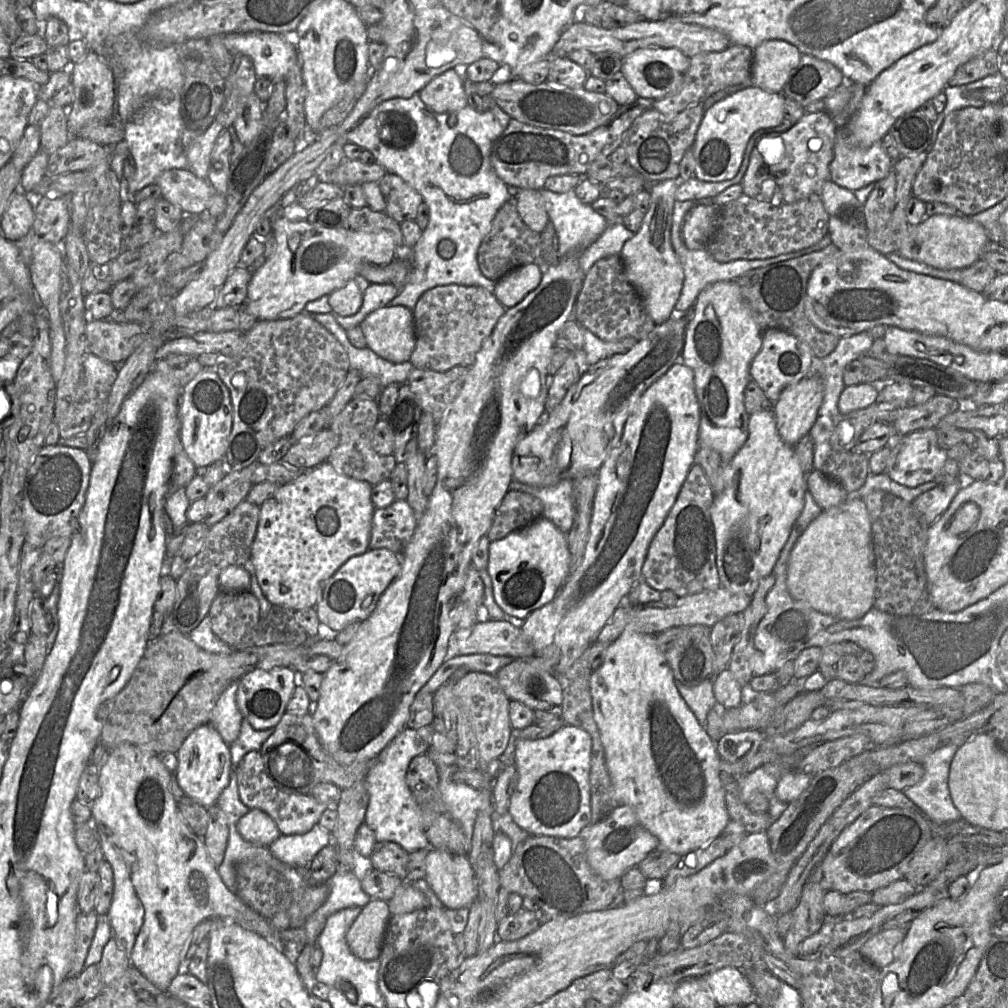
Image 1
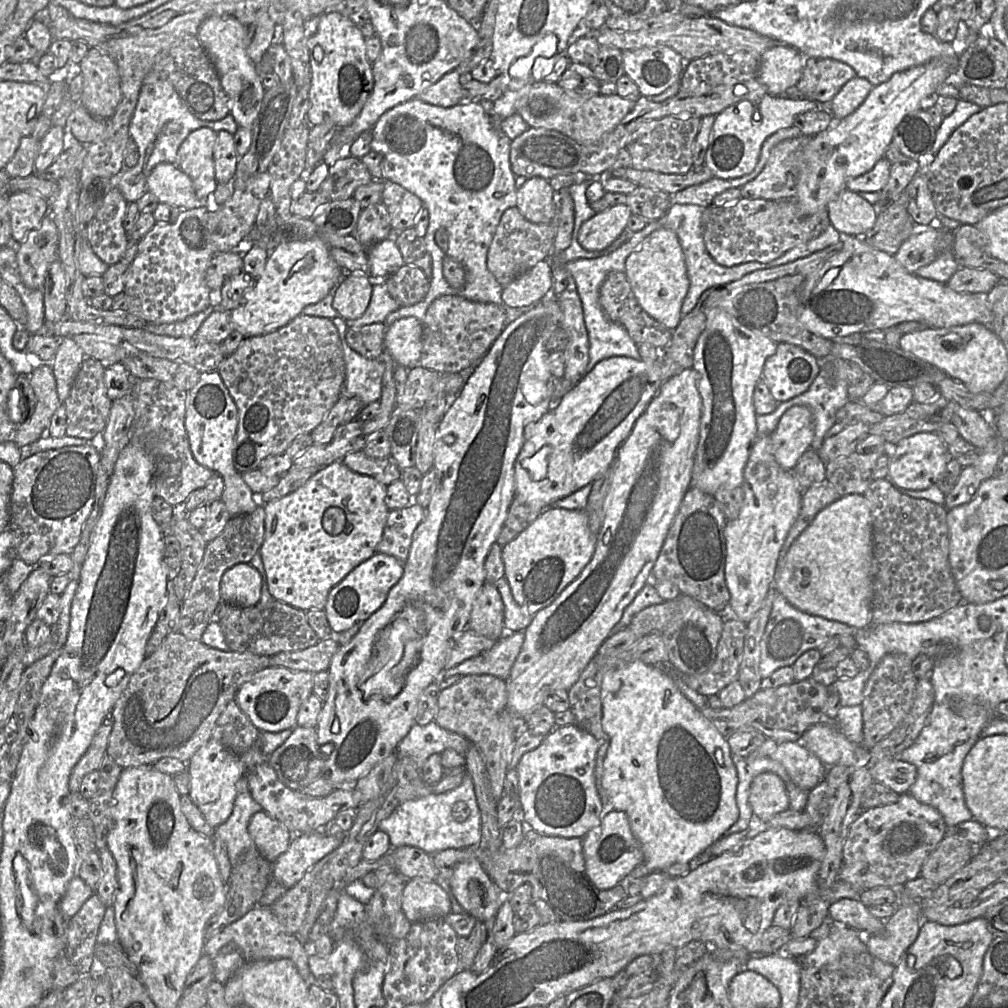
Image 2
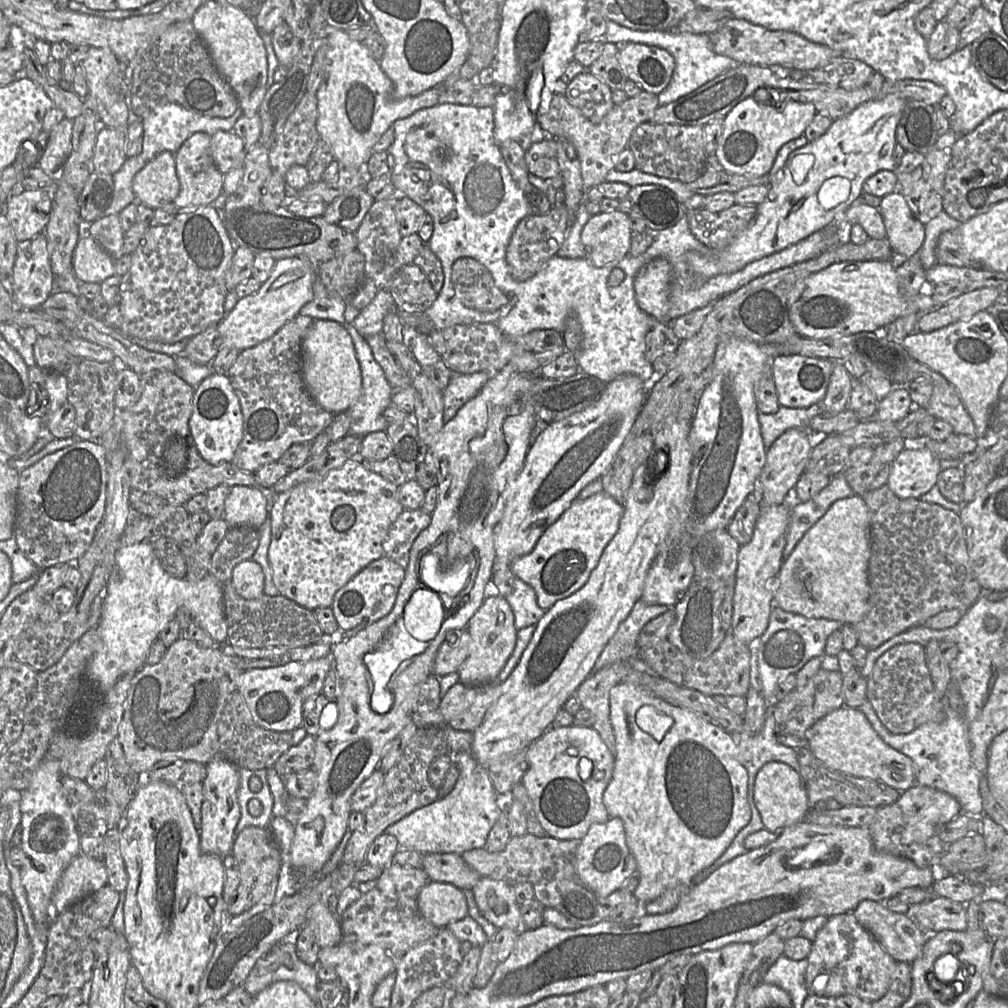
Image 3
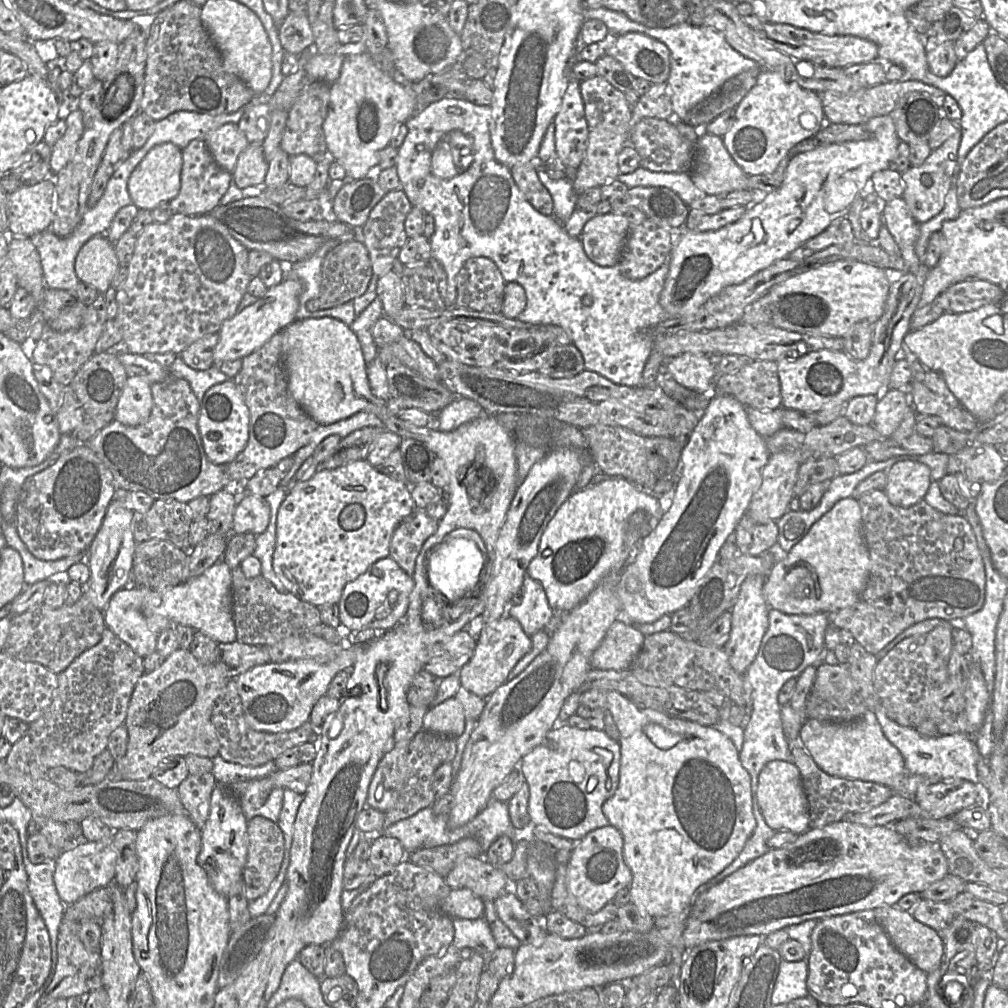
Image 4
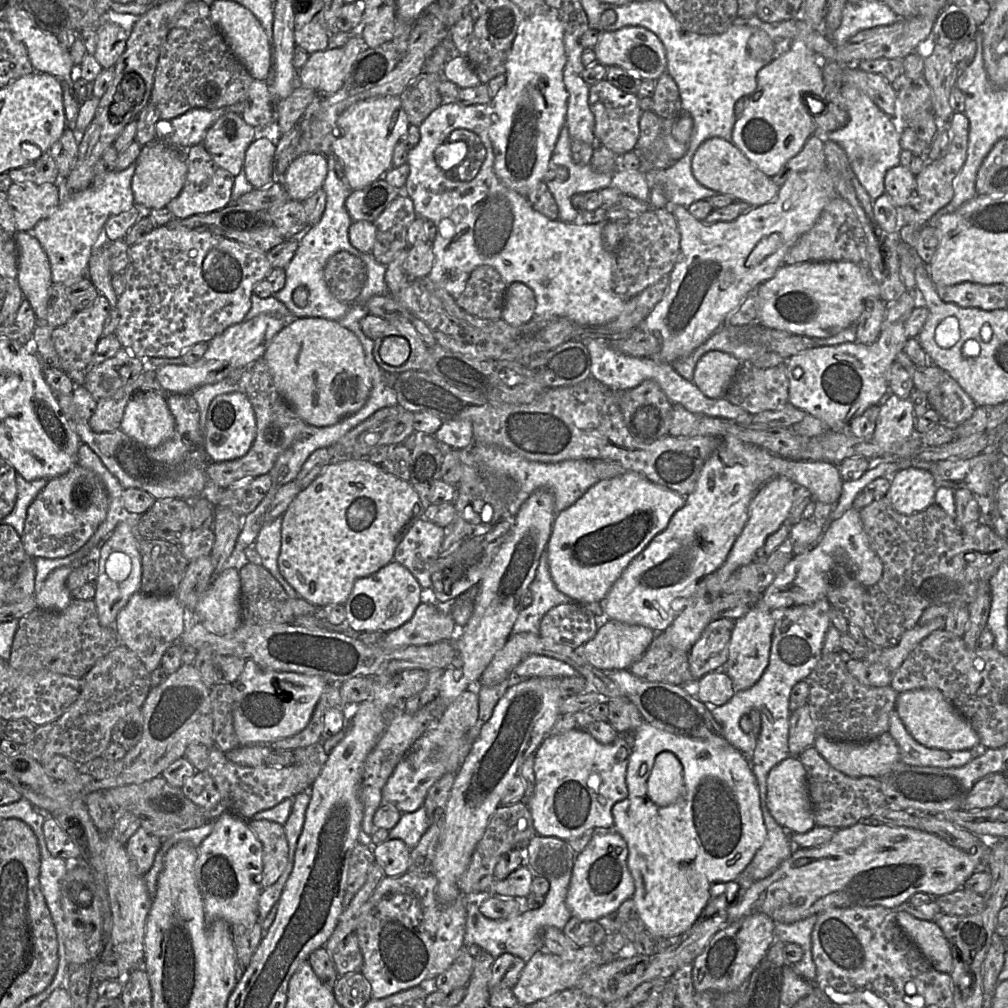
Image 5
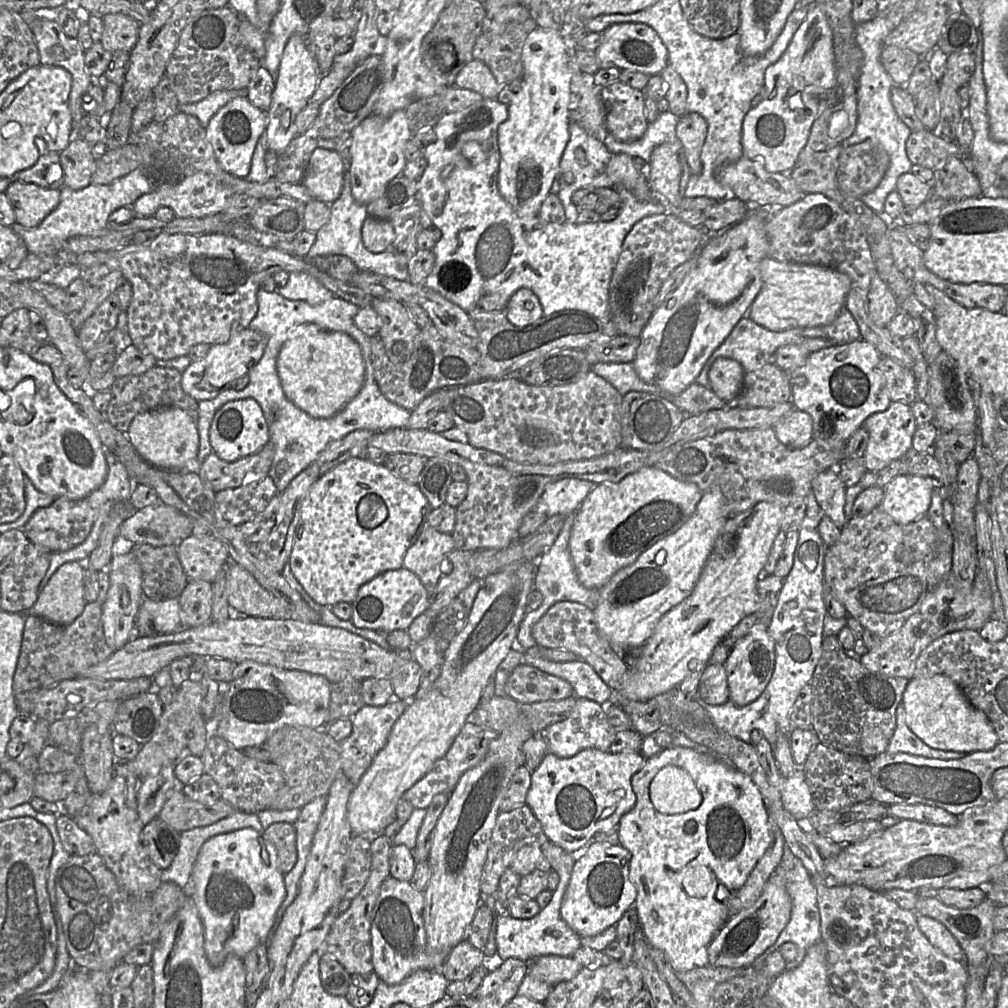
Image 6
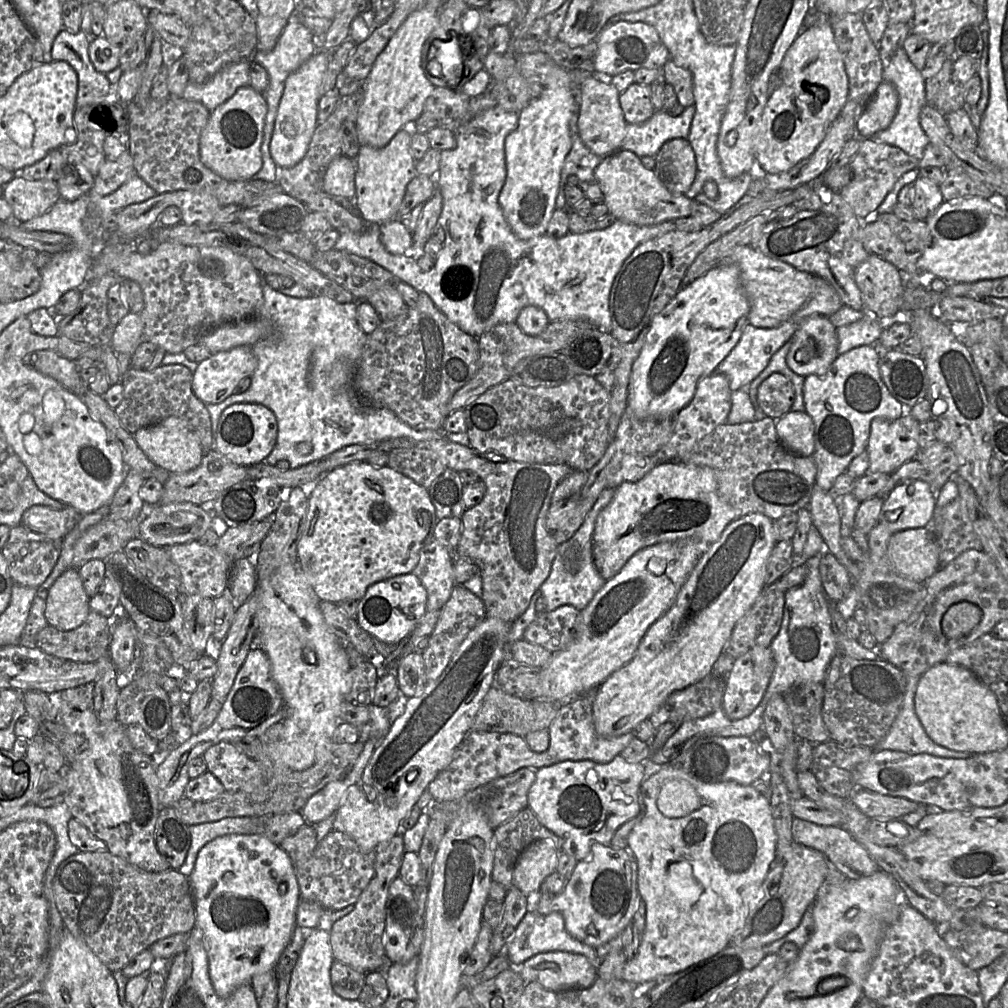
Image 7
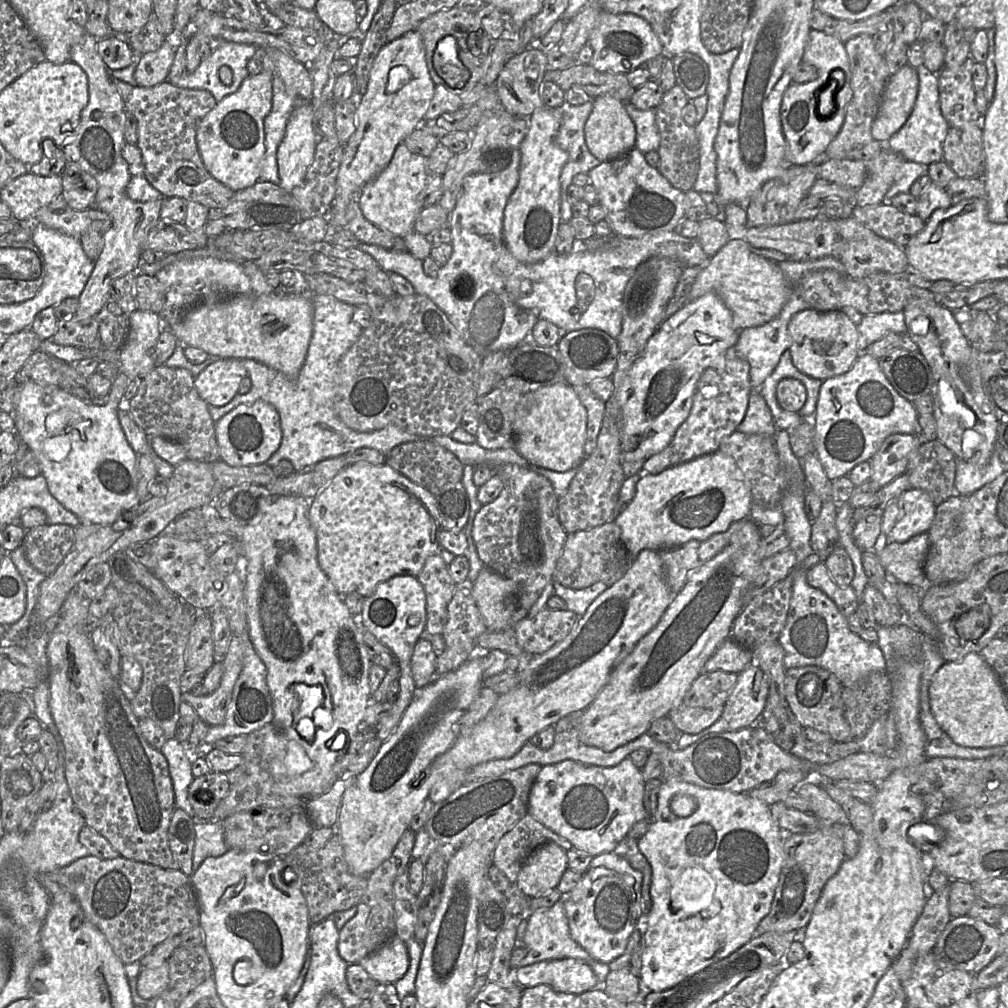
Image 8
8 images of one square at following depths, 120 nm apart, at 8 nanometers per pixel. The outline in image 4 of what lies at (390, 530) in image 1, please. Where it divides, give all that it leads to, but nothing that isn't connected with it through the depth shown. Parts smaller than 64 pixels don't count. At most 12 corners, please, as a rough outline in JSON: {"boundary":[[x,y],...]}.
{"boundary":[[415,510],[396,527],[389,557],[410,577],[438,522]]}

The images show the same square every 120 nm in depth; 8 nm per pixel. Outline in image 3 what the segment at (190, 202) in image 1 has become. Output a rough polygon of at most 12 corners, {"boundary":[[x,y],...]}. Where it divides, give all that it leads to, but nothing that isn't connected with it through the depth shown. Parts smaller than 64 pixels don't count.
{"boundary":[[164,151],[133,178],[137,202],[152,209],[180,191],[175,154]]}

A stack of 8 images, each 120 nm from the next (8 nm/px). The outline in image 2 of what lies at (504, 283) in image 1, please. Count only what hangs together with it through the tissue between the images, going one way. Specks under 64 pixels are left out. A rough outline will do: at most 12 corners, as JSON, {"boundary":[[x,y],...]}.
{"boundary":[[550,261],[502,290],[502,304],[532,306],[552,290]]}

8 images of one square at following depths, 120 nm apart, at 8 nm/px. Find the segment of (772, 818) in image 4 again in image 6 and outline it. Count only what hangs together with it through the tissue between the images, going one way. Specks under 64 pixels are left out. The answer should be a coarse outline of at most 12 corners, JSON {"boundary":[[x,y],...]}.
{"boundary":[[803,768],[785,778],[781,799],[797,821],[816,810]]}

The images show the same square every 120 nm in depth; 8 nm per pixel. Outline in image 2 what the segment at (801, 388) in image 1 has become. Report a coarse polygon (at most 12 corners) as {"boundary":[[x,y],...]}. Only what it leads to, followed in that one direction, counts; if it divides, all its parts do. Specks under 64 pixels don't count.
{"boundary":[[812,411],[781,416],[770,437],[775,461],[791,471],[814,437]]}

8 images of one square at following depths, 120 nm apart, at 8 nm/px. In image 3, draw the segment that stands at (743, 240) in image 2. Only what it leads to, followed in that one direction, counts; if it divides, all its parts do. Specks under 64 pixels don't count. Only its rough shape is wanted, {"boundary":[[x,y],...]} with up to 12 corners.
{"boundary":[[756,206],[686,217],[692,234],[719,253],[752,223]]}

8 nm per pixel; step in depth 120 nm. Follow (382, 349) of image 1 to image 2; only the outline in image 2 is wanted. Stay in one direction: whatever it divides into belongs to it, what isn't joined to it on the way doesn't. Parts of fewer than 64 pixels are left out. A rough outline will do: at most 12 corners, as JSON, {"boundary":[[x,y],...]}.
{"boundary":[[405,317],[388,325],[385,353],[407,369],[419,366],[422,324]]}

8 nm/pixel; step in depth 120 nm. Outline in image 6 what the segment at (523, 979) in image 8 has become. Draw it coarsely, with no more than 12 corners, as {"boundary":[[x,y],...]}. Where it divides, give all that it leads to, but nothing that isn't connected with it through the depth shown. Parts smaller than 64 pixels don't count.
{"boundary":[[546,955],[527,963],[529,974],[552,987],[583,968],[572,956]]}

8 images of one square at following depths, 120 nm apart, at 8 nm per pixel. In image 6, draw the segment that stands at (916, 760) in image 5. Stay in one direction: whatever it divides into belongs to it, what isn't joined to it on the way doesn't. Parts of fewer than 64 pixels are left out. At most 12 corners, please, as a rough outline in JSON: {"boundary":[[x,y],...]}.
{"boundary":[[905,708],[896,710],[896,727],[887,752],[940,760],[961,759],[962,752],[928,746],[910,730]]}

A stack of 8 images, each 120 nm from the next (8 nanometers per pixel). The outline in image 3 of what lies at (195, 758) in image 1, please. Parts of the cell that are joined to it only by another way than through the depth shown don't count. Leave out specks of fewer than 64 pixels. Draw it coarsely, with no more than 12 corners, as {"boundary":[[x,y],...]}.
{"boundary":[[214,757],[202,781],[200,849],[232,853],[239,767]]}

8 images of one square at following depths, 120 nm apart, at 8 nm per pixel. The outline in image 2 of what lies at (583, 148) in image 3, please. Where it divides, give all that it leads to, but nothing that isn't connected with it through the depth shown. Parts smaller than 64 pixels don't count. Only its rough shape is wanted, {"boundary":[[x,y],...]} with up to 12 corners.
{"boundary":[[554,82],[517,90],[529,127],[589,145],[617,126],[635,99],[574,97]]}

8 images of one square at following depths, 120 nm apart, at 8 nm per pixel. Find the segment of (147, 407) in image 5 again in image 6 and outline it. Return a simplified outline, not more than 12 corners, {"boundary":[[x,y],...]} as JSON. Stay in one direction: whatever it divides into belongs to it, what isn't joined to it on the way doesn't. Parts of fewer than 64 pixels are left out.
{"boundary":[[181,408],[136,415],[126,436],[168,470],[194,467],[199,433]]}

